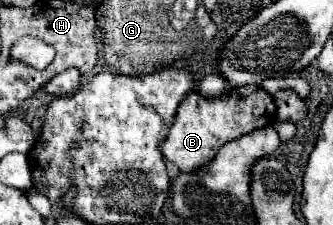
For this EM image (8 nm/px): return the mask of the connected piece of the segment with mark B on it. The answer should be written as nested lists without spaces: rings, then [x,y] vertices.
[[[240,86],[228,94],[228,100],[204,100],[196,92],[188,94],[174,116],[174,124],[168,132],[168,138],[162,144],[162,154],[166,160],[174,162],[180,172],[196,172],[202,166],[210,164],[218,150],[248,132],[270,126],[276,122],[276,104],[268,92],[260,86]]]

